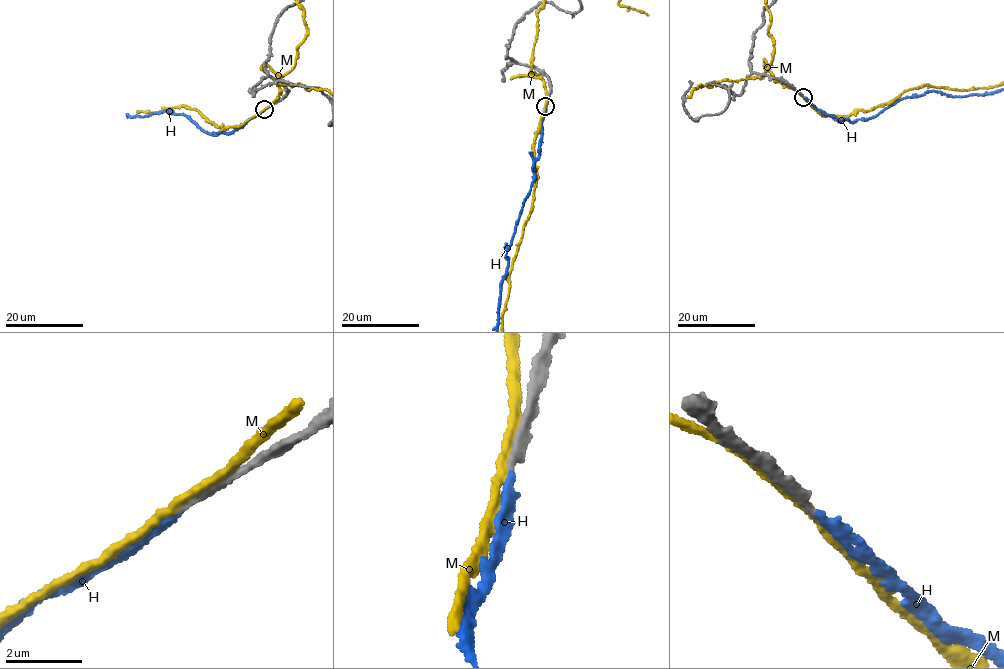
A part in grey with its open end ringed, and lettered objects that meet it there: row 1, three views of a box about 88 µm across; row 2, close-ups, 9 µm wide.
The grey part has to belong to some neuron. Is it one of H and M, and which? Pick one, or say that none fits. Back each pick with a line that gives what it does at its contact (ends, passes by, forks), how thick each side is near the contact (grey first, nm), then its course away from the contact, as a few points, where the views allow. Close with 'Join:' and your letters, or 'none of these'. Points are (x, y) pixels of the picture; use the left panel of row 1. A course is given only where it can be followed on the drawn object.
H: it ends there; 200 nm thick on the grey side, 200 nm on the other
Join: H

